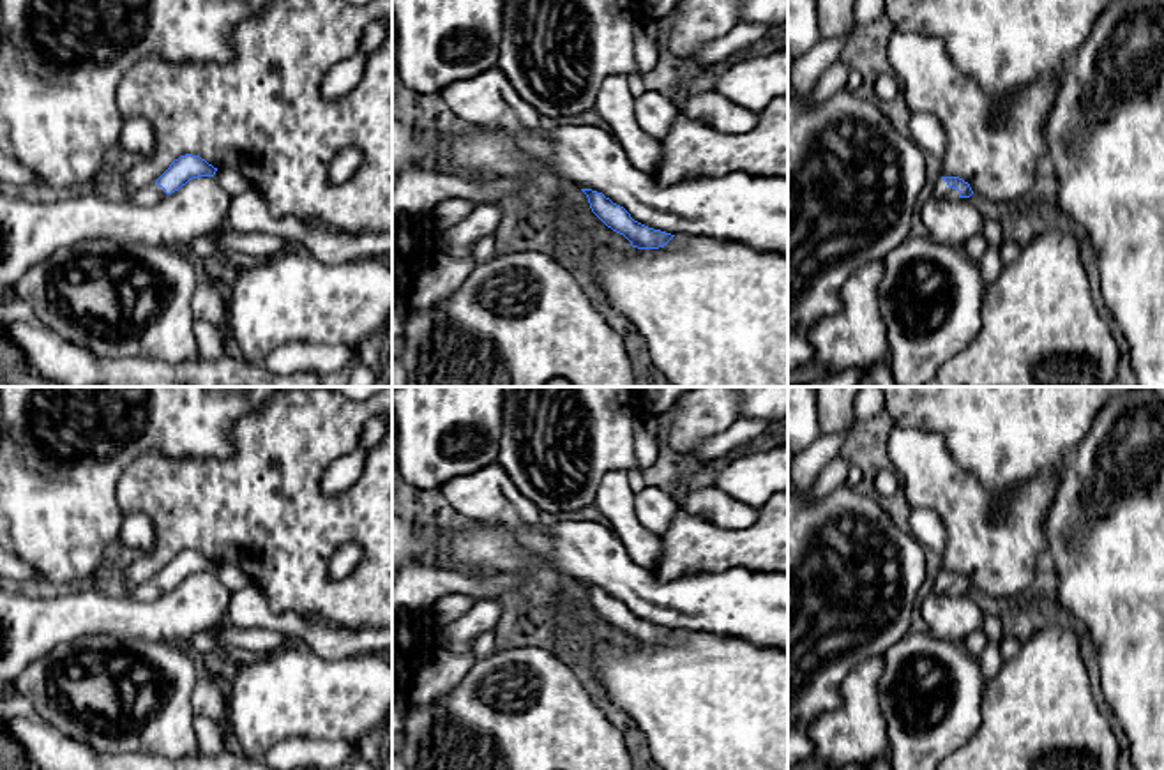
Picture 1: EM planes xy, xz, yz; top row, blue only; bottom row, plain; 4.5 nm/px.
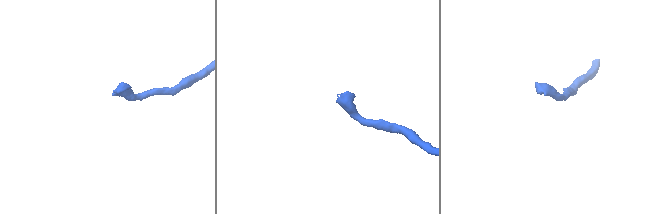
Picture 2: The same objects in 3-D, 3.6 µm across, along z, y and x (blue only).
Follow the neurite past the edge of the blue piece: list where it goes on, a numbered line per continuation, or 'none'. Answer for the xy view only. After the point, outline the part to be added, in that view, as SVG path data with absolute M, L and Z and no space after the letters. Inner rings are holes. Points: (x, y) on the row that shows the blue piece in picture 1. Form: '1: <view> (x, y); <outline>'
1: xy (152, 191); M155 182L148 184L148 185L141 187L141 189L132 191L132 200L140 201L140 203L150 203L154 200L161 200L163 196L166 196L166 192Z

